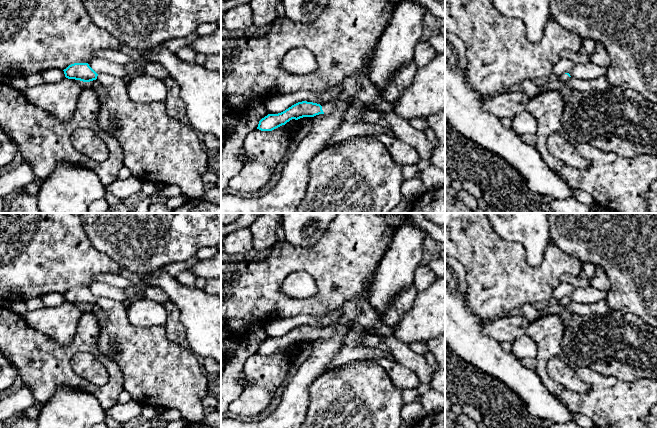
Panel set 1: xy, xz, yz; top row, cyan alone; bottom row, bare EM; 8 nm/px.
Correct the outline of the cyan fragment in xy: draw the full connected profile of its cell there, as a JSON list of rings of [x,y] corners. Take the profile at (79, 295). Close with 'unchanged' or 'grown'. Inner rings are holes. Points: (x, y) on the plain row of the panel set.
[[[74,287],[63,294],[68,303],[90,306],[97,304],[108,315],[108,323],[101,326],[97,345],[101,354],[111,358],[120,368],[124,378],[124,390],[132,400],[141,404],[167,409],[178,410],[188,423],[201,422],[206,410],[202,405],[202,399],[209,394],[209,386],[206,373],[197,360],[197,356],[186,346],[171,341],[166,335],[164,325],[151,327],[138,327],[132,325],[127,317],[123,302],[113,301],[108,298],[97,298],[88,287]]] | grown

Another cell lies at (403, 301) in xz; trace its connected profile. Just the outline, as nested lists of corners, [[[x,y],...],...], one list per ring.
[[[413,284],[400,291],[385,309],[382,316],[383,321],[394,330],[403,315],[412,308],[417,295]]]

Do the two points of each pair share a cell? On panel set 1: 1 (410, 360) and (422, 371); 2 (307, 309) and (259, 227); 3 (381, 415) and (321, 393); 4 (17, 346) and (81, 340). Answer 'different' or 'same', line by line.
1: same
2: different
3: same
4: same

